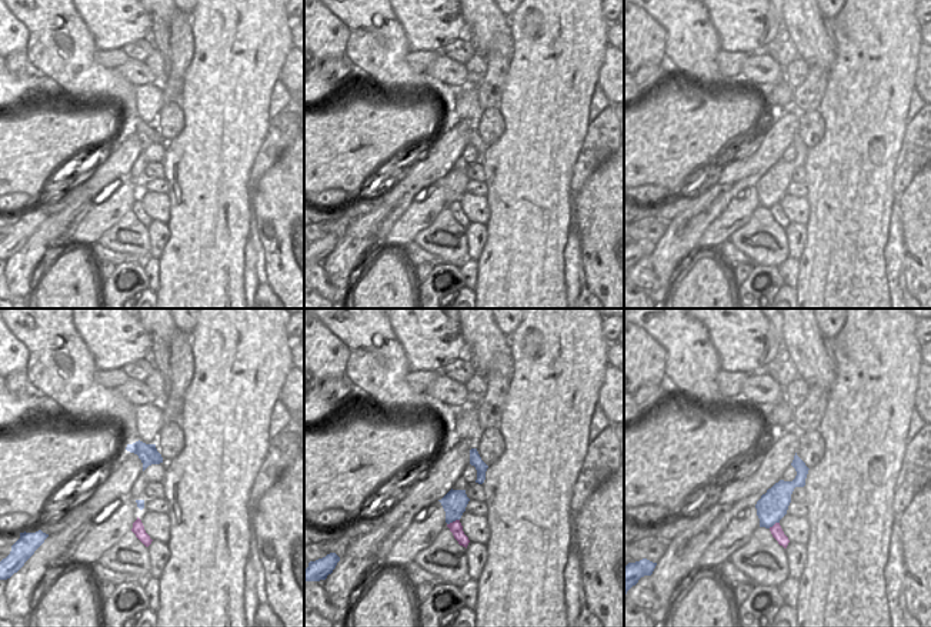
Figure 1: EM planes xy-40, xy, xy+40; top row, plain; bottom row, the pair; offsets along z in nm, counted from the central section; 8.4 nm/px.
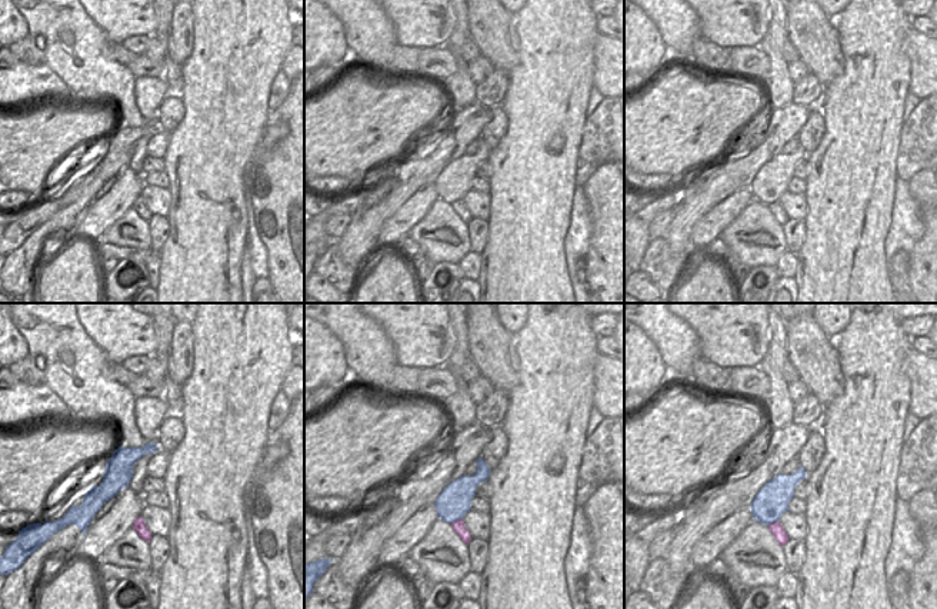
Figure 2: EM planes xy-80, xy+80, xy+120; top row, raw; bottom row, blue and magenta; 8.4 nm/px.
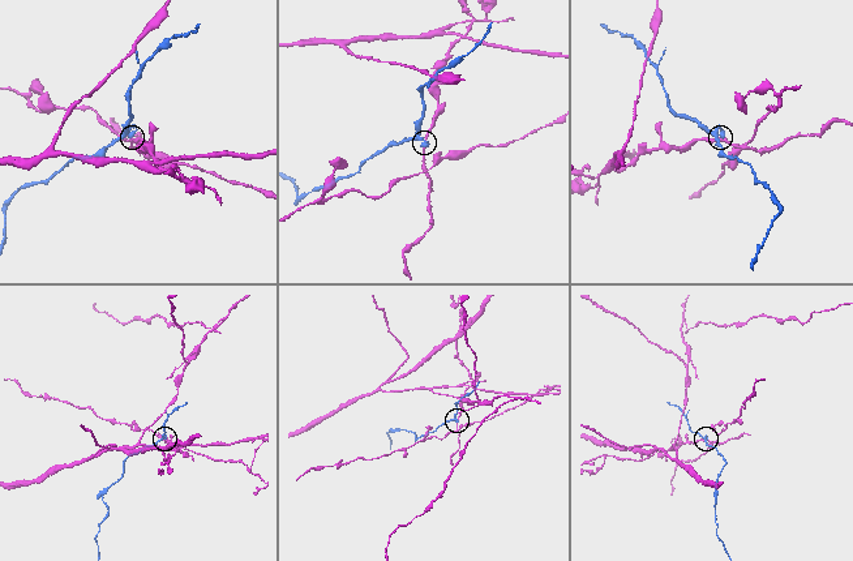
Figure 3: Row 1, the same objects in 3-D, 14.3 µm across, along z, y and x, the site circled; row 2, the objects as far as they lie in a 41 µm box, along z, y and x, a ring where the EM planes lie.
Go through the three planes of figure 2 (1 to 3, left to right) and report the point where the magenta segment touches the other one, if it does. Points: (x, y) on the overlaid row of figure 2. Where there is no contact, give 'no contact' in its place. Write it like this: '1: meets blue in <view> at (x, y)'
1: no contact
2: meets blue in xy+80 at (456, 519)
3: meets blue in xy+120 at (772, 522)

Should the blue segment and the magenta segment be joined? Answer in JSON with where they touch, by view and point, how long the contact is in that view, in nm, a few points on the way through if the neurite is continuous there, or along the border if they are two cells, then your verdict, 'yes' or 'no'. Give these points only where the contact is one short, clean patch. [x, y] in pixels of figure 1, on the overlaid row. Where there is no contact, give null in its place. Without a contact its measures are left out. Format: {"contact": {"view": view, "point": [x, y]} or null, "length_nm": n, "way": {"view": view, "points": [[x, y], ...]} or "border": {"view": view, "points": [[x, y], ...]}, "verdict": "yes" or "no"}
{"contact": {"view": "xy", "point": [453, 520]}, "length_nm": 120, "border": {"view": "xy", "points": [[459, 519], [447, 524]]}, "verdict": "no"}

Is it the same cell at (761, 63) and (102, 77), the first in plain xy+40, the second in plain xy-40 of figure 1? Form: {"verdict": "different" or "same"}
{"verdict": "different"}

